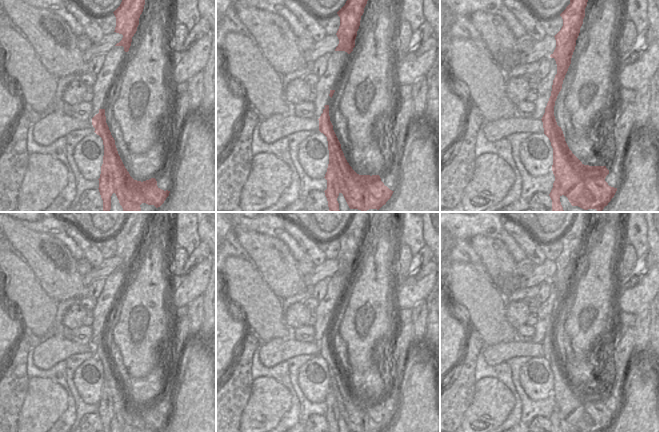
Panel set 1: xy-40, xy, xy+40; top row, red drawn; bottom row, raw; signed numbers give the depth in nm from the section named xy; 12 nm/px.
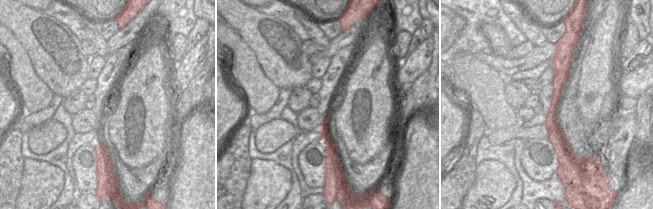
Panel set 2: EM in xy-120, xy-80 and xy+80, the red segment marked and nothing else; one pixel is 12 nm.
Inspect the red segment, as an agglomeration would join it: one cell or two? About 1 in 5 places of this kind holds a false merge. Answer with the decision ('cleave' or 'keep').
cleave

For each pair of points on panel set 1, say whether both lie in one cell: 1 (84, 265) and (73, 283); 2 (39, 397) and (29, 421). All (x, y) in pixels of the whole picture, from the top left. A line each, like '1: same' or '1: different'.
1: different
2: same

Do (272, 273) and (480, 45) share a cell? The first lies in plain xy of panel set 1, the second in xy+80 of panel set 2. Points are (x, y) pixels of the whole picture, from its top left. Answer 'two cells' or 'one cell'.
two cells

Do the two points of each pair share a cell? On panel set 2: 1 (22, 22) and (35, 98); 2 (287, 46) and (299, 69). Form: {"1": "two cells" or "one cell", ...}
{"1": "two cells", "2": "one cell"}

